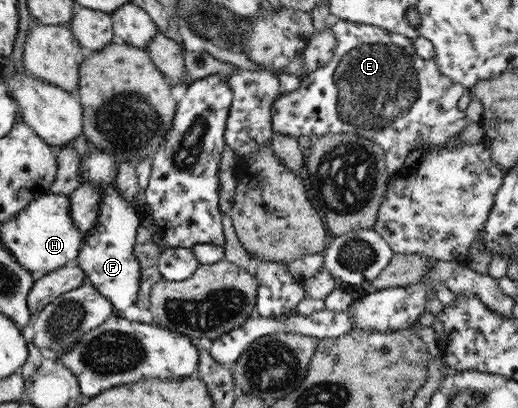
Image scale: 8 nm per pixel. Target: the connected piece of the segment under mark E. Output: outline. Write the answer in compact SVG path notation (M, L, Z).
M330 18L327 23L337 42L333 55L324 66L302 74L295 90L277 95L271 104L271 130L292 138L307 136L315 139L324 134L346 133L374 141L384 151L387 187L404 167L409 152L419 148L418 143L421 147L439 149L459 136L468 120L464 111L458 110L457 100L466 88L440 74L433 59L416 56L412 40L401 34L335 18Z

